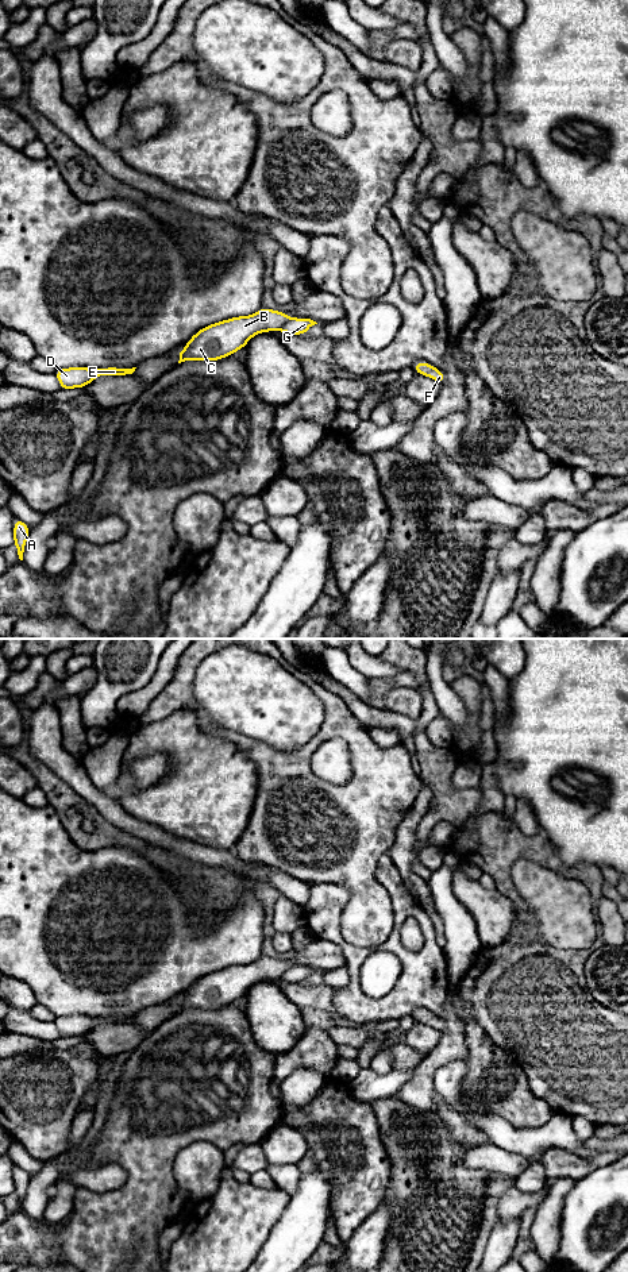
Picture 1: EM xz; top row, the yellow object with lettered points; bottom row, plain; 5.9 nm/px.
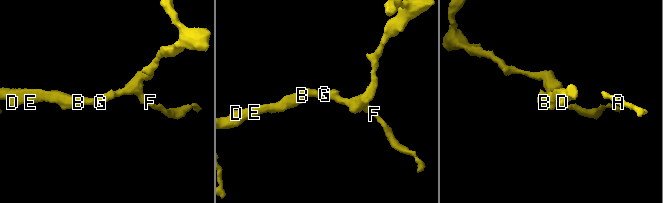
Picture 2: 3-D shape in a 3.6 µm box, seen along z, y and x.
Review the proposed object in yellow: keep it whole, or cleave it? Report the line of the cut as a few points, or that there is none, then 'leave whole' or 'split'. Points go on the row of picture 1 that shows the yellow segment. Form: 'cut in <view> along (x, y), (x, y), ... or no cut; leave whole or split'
cut in xz along (288, 318), (280, 328); split

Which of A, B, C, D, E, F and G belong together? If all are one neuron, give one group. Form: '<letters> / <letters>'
A B C D E / F G

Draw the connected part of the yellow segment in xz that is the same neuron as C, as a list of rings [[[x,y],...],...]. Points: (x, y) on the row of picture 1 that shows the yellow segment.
[[[262,307],[254,315],[216,321],[197,331],[184,350],[180,361],[220,361],[246,347],[261,332],[280,331],[288,315]]]

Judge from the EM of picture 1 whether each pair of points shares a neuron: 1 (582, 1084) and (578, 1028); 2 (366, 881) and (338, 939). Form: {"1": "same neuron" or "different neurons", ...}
{"1": "same neuron", "2": "different neurons"}

